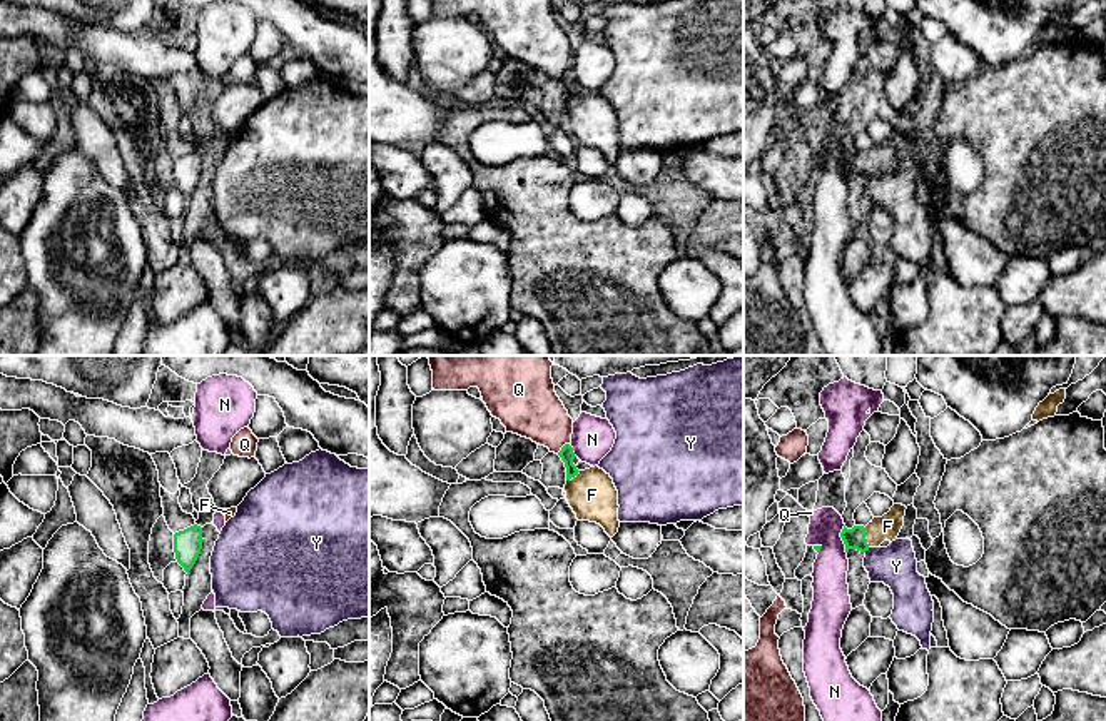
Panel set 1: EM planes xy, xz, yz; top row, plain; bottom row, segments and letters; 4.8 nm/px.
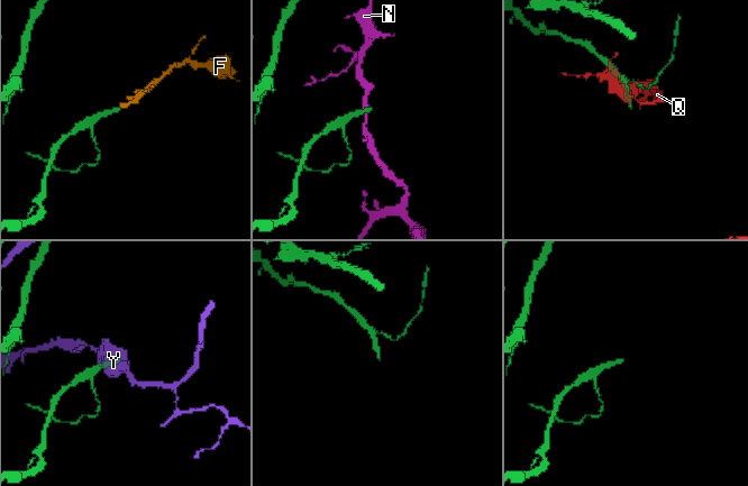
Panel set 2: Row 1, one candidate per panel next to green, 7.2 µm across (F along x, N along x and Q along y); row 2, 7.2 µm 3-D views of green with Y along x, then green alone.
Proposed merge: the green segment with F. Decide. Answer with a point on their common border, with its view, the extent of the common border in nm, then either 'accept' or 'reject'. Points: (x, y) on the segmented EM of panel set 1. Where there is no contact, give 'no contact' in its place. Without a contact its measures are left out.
contact yz (864, 538); length 100 nm; accept

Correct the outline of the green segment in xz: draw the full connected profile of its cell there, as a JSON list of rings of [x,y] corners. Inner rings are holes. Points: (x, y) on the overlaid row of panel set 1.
[[[565,444],[558,452],[566,467],[566,501],[578,521],[600,524],[613,537],[618,532],[618,491],[610,474],[598,466],[578,471],[573,447]]]

